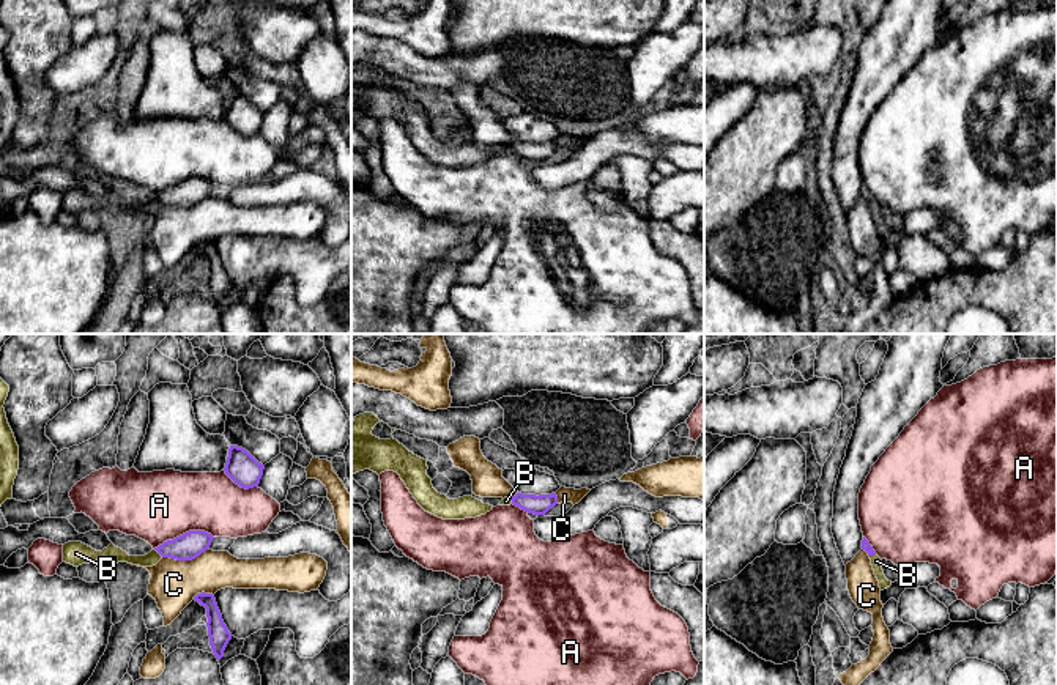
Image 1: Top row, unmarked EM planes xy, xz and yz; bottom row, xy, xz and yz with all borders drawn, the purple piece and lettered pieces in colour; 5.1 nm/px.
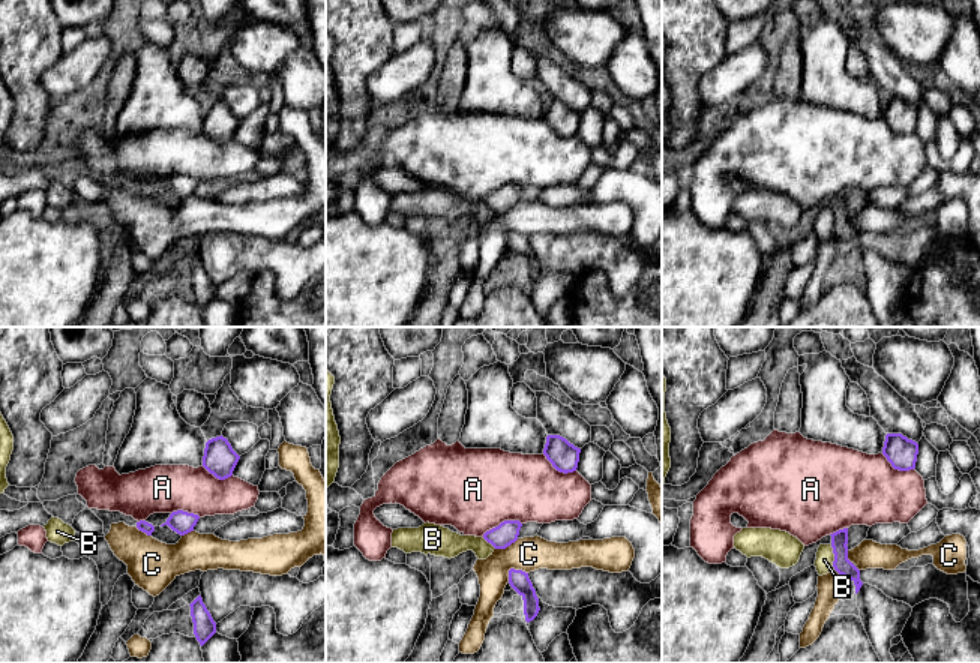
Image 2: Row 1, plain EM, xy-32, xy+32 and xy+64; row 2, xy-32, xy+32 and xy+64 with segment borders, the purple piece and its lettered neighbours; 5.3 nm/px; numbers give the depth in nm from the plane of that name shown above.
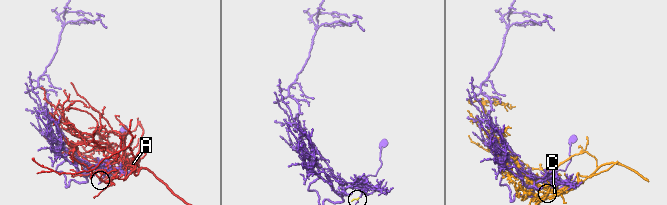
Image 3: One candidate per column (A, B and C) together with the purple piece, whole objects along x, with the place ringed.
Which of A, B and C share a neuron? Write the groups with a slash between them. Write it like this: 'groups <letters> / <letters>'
groups A / B / C

